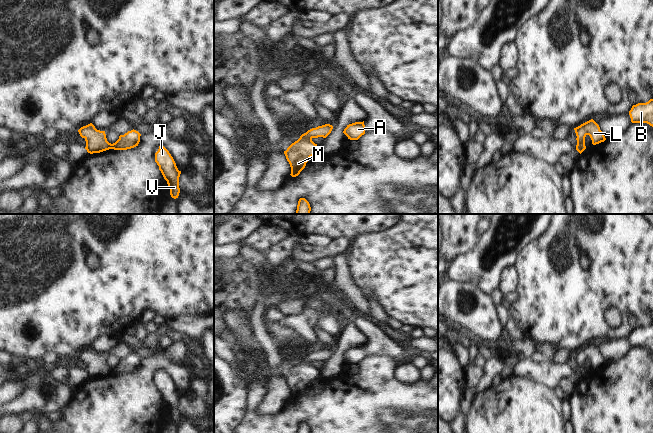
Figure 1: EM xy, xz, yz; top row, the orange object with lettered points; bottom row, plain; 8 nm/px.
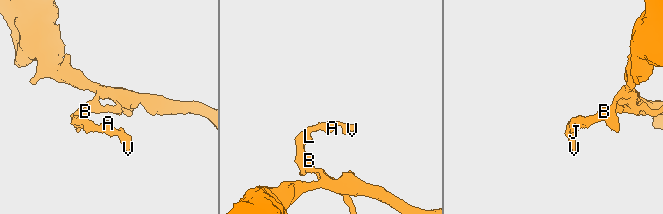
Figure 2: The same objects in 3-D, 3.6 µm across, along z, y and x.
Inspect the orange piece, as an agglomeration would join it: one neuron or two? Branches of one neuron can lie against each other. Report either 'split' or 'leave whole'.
leave whole

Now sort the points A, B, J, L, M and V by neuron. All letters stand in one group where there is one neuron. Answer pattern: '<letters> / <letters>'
A B J L M V

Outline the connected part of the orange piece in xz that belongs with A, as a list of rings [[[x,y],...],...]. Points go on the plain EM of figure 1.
[[[364,345],[355,346],[355,347],[347,349],[347,351],[344,353],[343,357],[350,364],[358,364],[362,359],[365,358]]]

